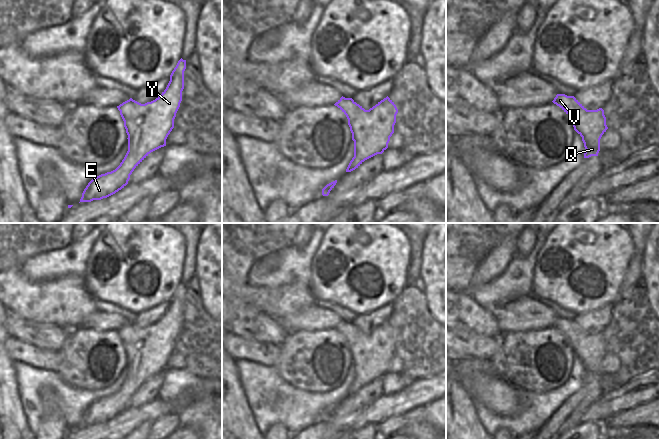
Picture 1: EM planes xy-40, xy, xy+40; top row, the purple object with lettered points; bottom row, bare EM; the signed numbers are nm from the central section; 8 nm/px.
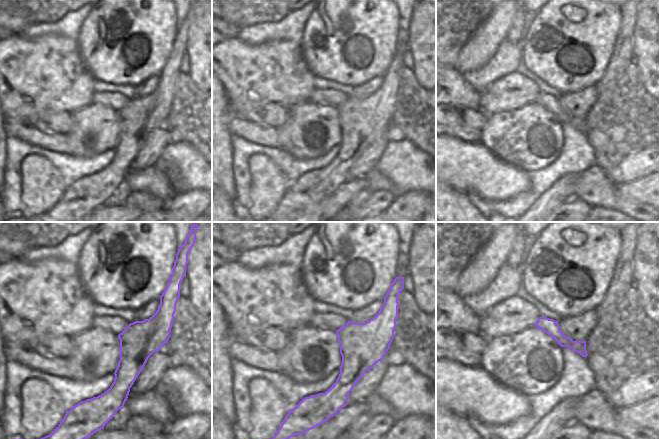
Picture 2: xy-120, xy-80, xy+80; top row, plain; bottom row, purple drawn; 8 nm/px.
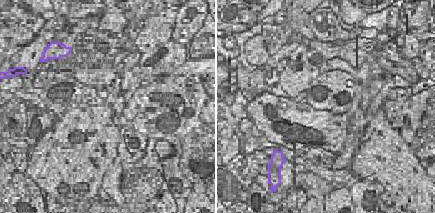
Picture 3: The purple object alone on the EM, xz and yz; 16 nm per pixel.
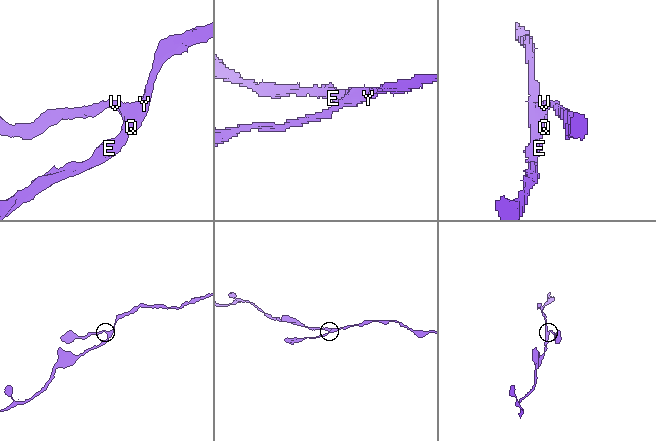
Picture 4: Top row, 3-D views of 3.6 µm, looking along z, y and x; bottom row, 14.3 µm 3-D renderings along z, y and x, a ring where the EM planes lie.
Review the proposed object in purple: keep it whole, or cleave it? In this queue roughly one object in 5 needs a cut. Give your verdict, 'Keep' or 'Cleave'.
Keep

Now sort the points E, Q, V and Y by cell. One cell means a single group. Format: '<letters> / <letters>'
E Q V Y

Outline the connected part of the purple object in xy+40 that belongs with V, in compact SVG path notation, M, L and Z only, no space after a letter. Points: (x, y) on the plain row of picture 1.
M557 318L552 326L559 330L570 341L574 354L582 361L586 373L584 382L598 380L600 375L600 363L608 353L604 334L602 332L587 334L574 320L567 320L565 318Z

